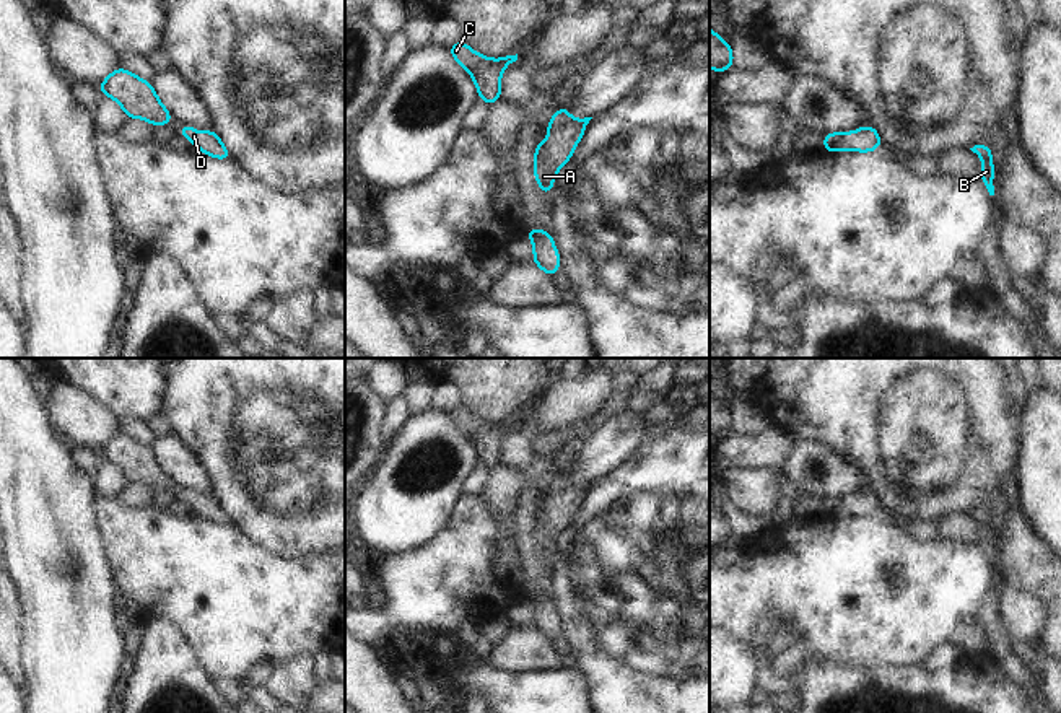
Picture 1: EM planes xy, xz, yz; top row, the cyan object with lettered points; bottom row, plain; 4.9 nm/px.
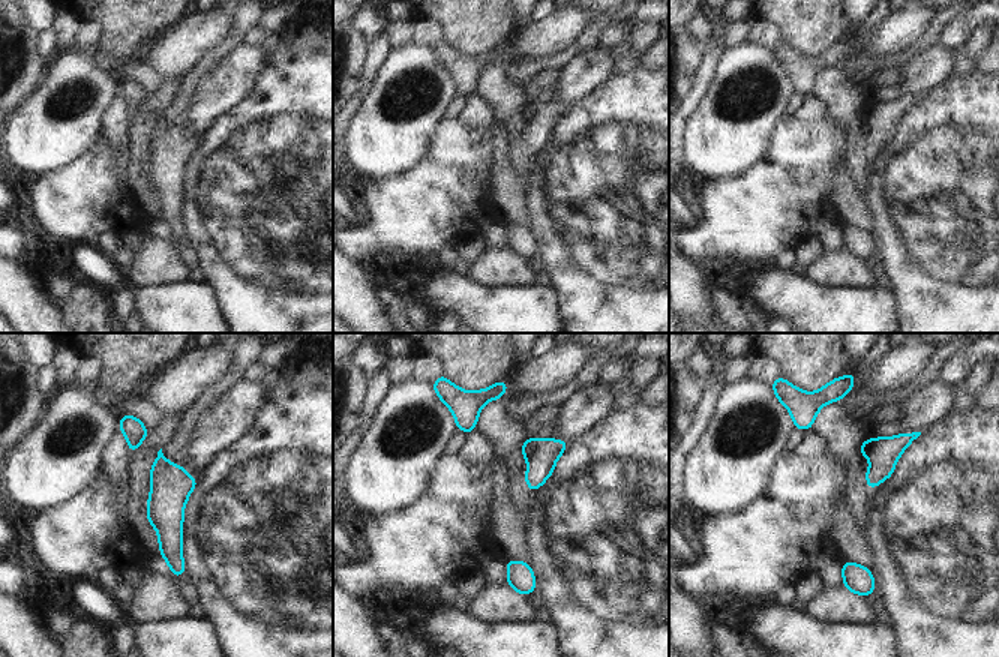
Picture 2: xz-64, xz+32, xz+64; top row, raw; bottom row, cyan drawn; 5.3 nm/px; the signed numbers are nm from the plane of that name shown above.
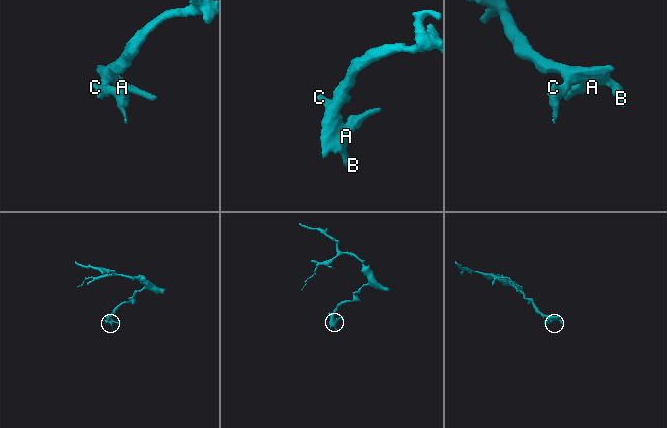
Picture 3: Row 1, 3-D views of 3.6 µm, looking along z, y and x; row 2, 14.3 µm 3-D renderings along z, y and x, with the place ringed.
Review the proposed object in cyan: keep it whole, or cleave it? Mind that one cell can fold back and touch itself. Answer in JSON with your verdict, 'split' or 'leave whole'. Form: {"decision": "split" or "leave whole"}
{"decision": "leave whole"}

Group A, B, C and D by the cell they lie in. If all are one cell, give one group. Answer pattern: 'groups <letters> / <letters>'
groups A B C D

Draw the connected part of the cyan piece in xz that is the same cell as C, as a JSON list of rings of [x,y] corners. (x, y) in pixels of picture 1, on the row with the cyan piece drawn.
[[[464,41],[456,42],[448,50],[472,75],[478,88],[478,98],[482,98],[488,106],[496,103],[501,94],[500,72],[516,62],[517,54],[491,60],[474,52]]]

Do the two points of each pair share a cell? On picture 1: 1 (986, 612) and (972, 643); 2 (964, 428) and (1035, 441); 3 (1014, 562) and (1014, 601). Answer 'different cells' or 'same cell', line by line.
1: different cells
2: different cells
3: different cells

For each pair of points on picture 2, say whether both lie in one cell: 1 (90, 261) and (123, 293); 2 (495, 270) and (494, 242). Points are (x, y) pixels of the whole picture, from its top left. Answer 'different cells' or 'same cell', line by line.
1: same cell
2: different cells

